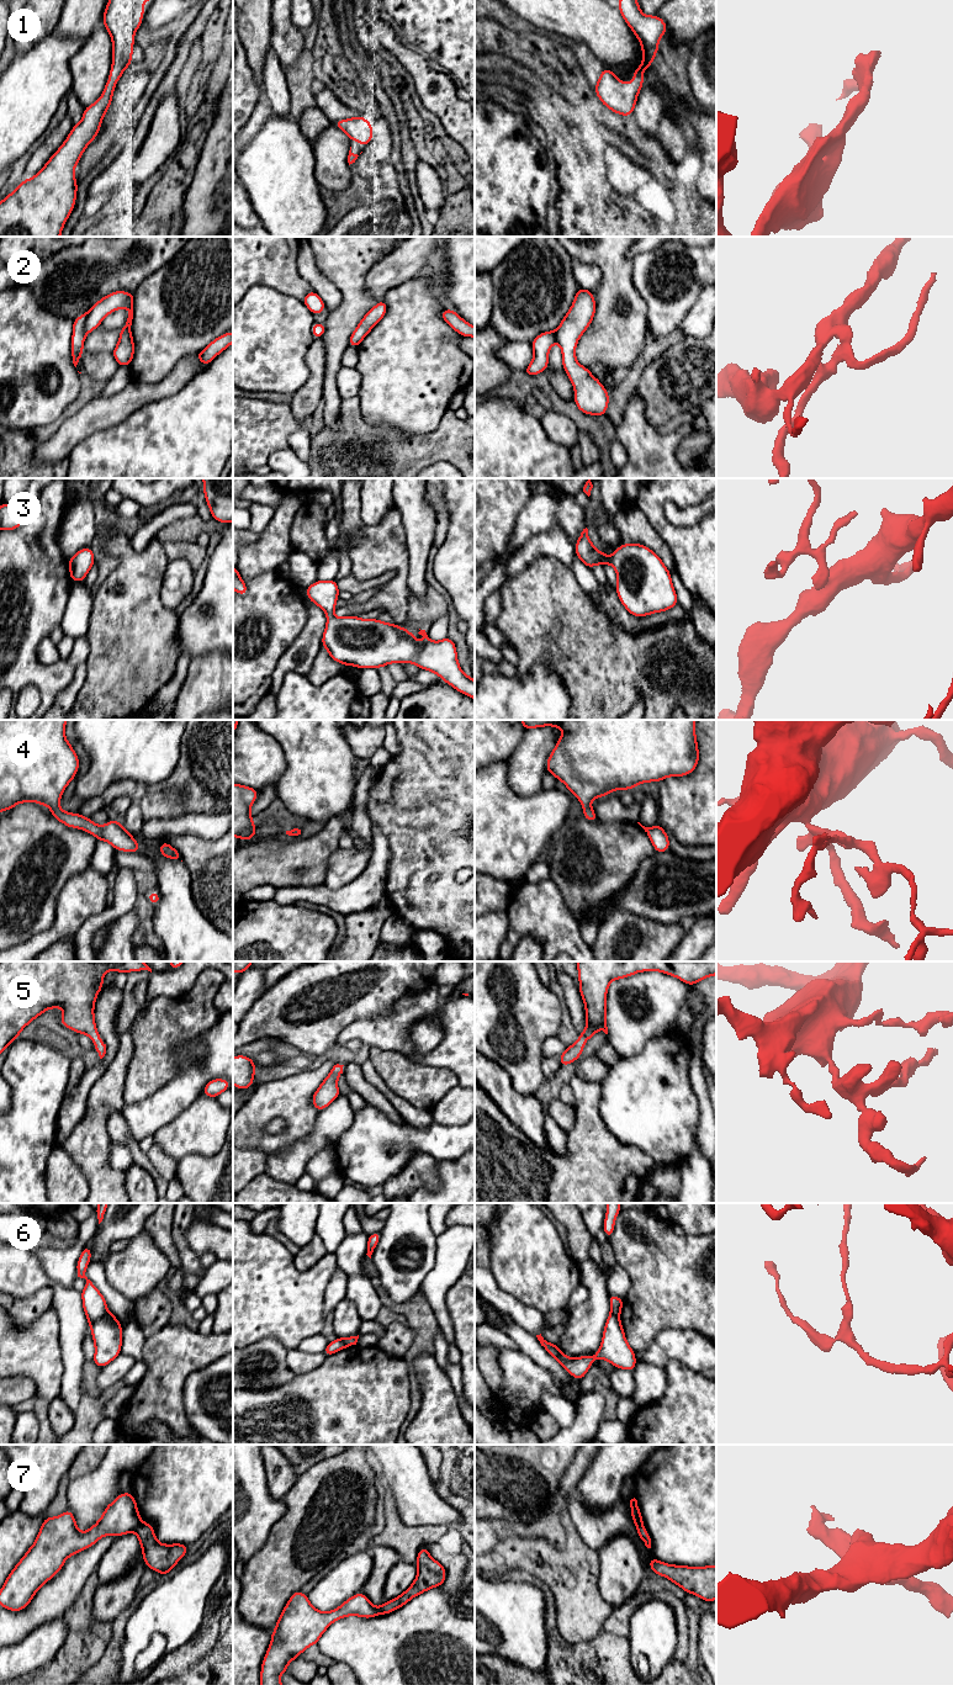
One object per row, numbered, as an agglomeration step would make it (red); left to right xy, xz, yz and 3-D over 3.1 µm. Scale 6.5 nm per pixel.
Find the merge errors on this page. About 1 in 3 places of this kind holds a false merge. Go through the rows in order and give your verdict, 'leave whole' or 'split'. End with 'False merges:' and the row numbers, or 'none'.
1: leave whole
2: split
3: leave whole
4: leave whole
5: leave whole
6: split
7: split
False merges: 2, 6, 7

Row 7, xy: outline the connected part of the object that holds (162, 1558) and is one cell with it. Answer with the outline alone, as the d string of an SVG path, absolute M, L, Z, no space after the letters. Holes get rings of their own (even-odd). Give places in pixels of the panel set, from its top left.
M142 1522L134 1532L139 1540L142 1556L147 1568L150 1568L164 1577L189 1552L189 1546L186 1544L159 1543L152 1524Z

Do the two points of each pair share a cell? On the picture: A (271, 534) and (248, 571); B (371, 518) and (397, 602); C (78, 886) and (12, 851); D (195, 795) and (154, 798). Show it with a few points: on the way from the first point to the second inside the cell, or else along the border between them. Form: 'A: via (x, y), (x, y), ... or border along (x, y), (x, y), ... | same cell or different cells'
A: via (271, 542), (254, 562) | same cell
B: border along (393, 507), (374, 524), (366, 525), (360, 519) | different cells
C: border along (89, 867), (67, 881), (56, 907) | different cells
D: via (185, 795), (181, 798), (164, 798) | same cell

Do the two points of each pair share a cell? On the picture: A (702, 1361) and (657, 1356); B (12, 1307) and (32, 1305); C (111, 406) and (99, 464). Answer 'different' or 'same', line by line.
A: same
B: same
C: different

